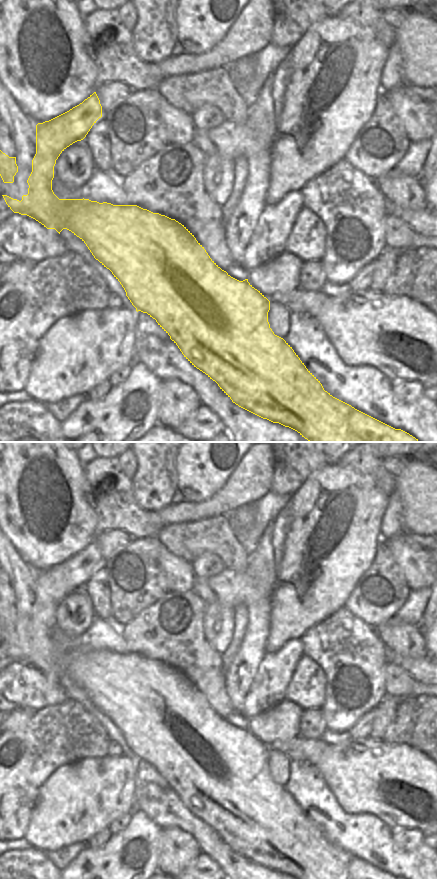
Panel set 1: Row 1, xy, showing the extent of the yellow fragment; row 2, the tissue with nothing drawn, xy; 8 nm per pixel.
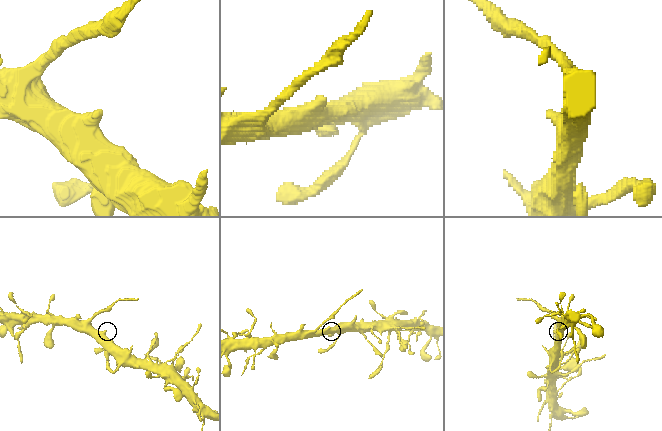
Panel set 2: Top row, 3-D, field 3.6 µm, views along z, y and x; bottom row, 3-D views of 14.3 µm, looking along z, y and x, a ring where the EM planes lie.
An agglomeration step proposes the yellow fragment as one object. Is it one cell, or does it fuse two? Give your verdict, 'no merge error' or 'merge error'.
merge error

